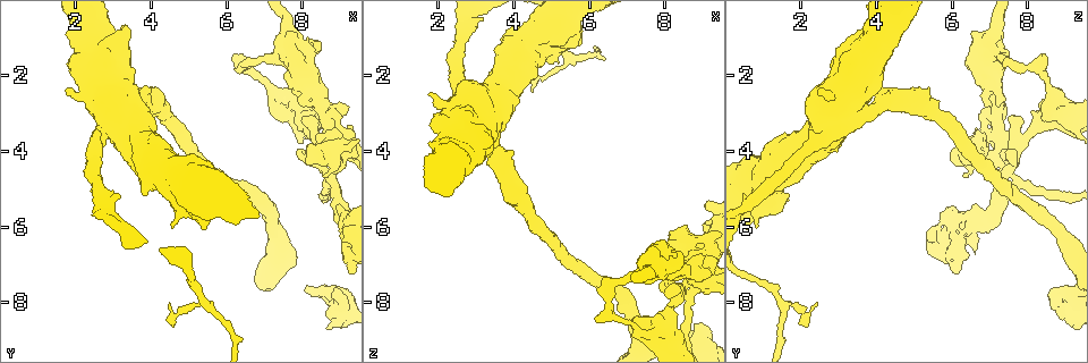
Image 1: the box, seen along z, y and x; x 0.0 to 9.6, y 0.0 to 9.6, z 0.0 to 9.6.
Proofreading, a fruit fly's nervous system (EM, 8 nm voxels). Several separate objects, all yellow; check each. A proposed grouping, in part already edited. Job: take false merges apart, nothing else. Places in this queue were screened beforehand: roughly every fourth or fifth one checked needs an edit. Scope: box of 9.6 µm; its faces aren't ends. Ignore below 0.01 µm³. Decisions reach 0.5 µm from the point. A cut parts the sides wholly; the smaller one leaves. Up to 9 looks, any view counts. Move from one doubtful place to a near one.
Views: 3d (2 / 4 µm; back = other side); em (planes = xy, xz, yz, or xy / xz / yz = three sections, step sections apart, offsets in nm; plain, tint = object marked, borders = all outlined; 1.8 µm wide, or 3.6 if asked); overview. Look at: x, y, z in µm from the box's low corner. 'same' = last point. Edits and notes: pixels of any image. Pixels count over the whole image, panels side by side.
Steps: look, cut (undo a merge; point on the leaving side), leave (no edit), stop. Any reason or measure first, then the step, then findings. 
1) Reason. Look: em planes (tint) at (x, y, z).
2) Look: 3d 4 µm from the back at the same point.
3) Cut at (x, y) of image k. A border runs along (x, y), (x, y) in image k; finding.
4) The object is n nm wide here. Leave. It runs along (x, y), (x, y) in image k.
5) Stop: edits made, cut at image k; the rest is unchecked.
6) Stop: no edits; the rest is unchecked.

Looks like a crossing. Look: em 3.6 µm planes (tint) at (7.65, 2.80, 8.85).

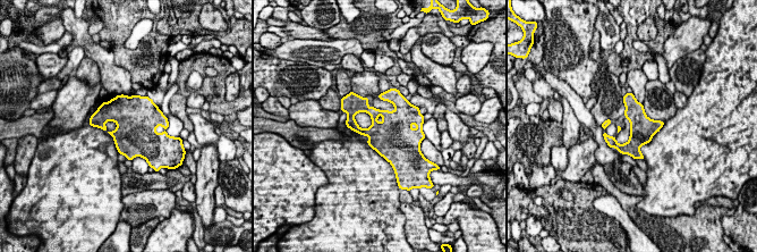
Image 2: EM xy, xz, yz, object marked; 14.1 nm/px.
Leave. One neuron here.

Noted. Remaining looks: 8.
Sharp bend. Look: em planes (tint) at (7.05, 1.50, 7.30).

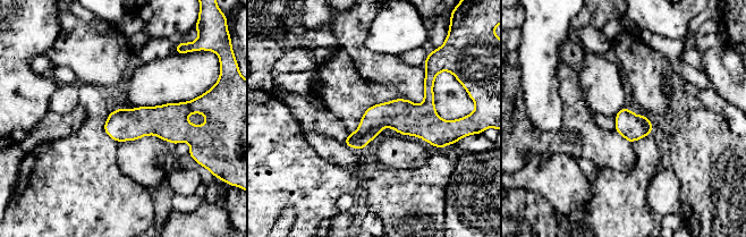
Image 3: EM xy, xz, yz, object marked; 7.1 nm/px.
Leave. It runs along (442, 124), (378, 120), (348, 142) in image 3; one neuron here.

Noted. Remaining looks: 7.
Calibre changes. Look: 3d 4 µm at (8.90, 7.70, 9.00).

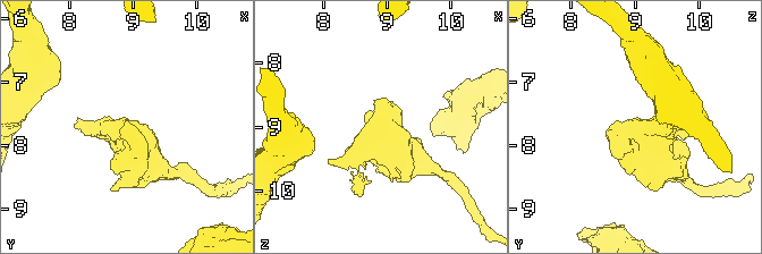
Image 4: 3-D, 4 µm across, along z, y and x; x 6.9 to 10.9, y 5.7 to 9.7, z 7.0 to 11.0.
Look: em 3.6 µm yz step 16 (tint) at (8.90, 7.75, 8.95).

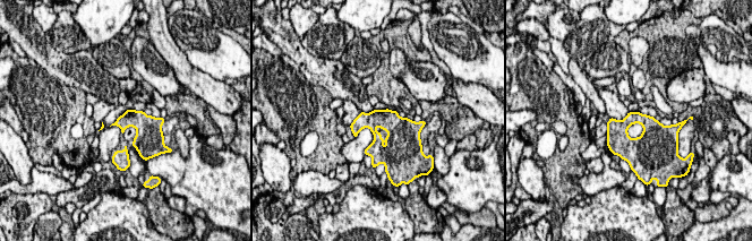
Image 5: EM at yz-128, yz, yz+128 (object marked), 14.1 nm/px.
Leave. All the same neuron.

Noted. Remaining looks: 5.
Sudden change in width. Look: 3d 4 µm at (2.55, 3.60, 2.60).

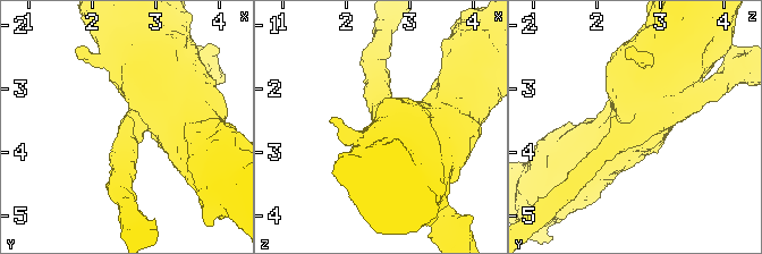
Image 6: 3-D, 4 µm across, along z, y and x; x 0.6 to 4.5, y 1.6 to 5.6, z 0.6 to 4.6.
Look: em 3.6 µm xy step 16 (tint) at (2.60, 3.60, 2.60).

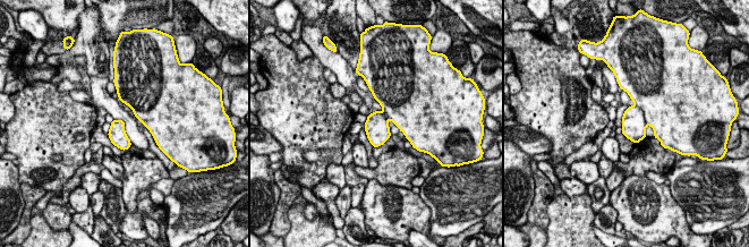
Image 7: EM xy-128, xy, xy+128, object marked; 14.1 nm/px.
Another direction. Look: em 3.6 µm planes (borders) at the same point.

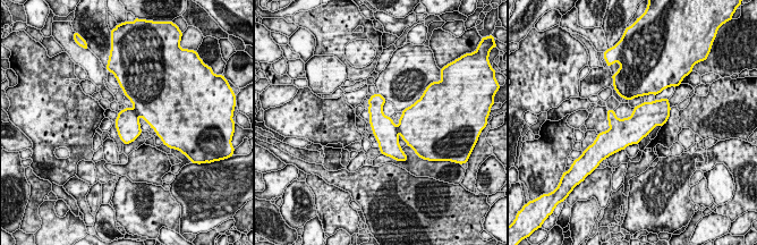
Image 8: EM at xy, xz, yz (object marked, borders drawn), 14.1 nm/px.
Cut at (127, 124) of image 8. Two neurons meet here.

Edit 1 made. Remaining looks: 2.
Stop: edits made, cut at image 8; the rest is unchecked.

